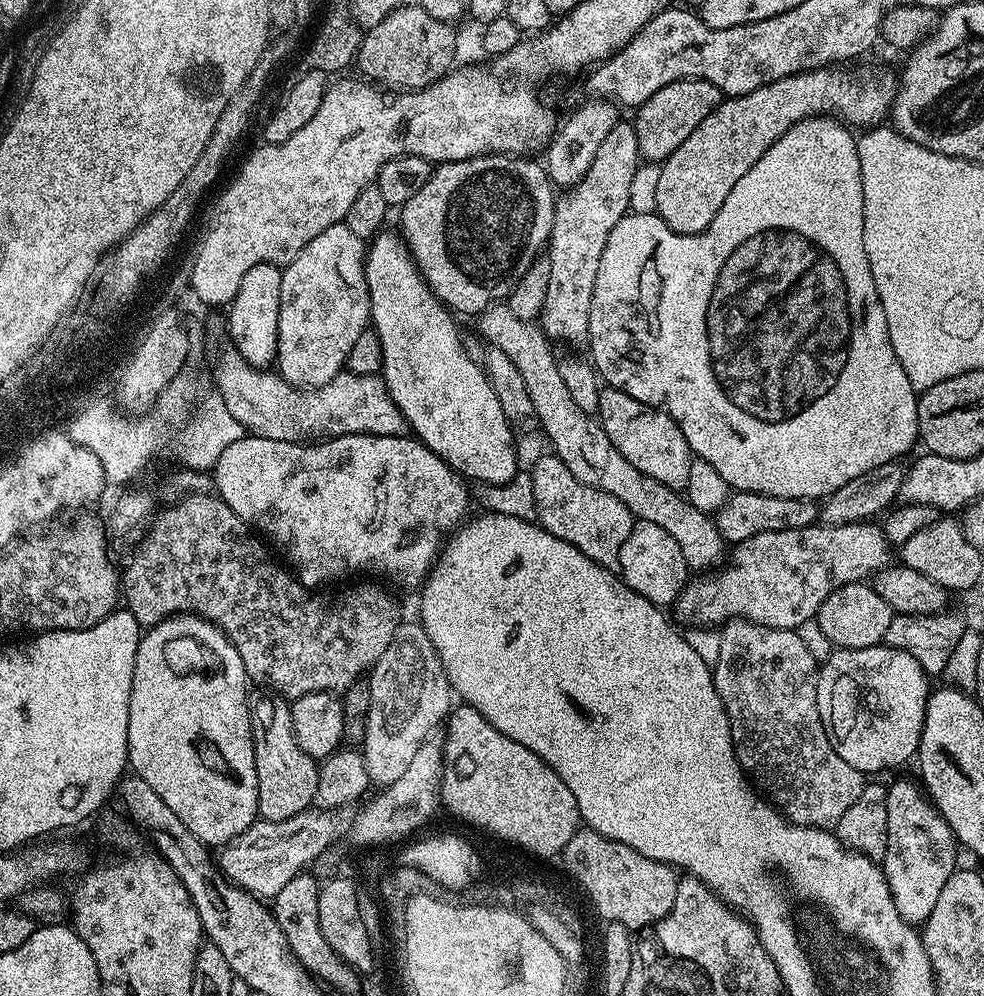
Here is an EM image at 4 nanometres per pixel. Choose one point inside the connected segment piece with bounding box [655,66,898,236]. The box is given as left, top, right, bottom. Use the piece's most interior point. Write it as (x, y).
(693, 182)

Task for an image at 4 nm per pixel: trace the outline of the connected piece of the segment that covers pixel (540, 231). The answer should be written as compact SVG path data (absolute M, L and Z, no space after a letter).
M493 154L491 156L474 156L465 160L449 160L447 164L436 164L426 186L422 186L422 190L418 190L418 194L414 194L414 198L410 198L410 202L399 205L399 235L404 237L404 243L408 246L408 253L412 255L412 261L416 264L416 268L422 274L424 281L430 286L430 290L444 303L445 308L453 313L465 312L466 315L476 318L484 313L490 305L507 301L512 292L512 287L516 285L516 280L522 278L522 274L547 249L558 196L554 191L552 179L548 177L547 167L543 163L535 164L532 160L535 159Z

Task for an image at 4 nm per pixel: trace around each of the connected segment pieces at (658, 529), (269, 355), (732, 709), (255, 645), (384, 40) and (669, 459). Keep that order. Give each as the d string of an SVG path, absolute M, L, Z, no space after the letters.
M636 520L626 542L622 542L618 575L626 582L626 586L630 586L630 590L642 594L642 598L646 598L651 604L672 606L689 582L690 569L686 558L682 558L682 550L678 550L678 542L674 542L674 538L670 538L670 534L662 530L662 526Z
M255 264L242 274L242 286L238 294L227 305L228 336L232 339L231 347L246 362L259 369L267 369L276 359L278 342L278 310L282 294L281 269L275 264Z
M738 619L729 620L723 625L720 632L720 649L718 650L718 662L712 668L714 686L724 703L724 709L728 712L728 721L732 727L732 741L736 747L736 757L744 768L744 775L749 777L757 789L770 801L772 807L779 810L791 824L806 826L807 828L835 829L836 823L850 810L850 805L856 801L858 794L862 794L866 783L865 773L854 770L850 762L842 762L830 742L828 732L824 728L822 718L818 714L818 662L810 650L806 650L806 642L802 642L799 631L790 628L771 628L761 624L749 624L748 621Z
M188 494L177 500L180 501L177 504L170 505L164 513L161 511L151 521L146 535L139 541L139 543L141 542L140 549L133 554L128 569L123 569L122 572L123 603L126 605L127 611L132 612L134 618L138 618L141 626L160 624L163 620L167 620L169 616L179 616L181 614L202 616L205 620L210 620L218 625L228 635L230 642L238 650L238 654L242 654L242 666L246 666L249 681L256 683L257 680L258 683L265 684L268 687L265 689L285 698L295 698L311 692L342 694L354 681L361 679L365 673L371 670L378 662L378 658L382 658L382 654L386 654L386 646L390 646L396 629L402 623L400 608L396 605L395 598L386 589L379 588L376 584L360 584L357 588L344 588L341 592L324 592L325 590L306 588L283 563L280 563L281 565L276 564L277 557L275 555L272 557L268 553L269 545L253 529L244 524L242 518L234 515L230 510L230 506L226 506L226 502L220 499L219 496L215 494Z
M401 4L367 29L357 52L356 66L362 70L363 77L390 90L416 91L424 88L451 69L456 52L453 28L451 23L435 19L419 4Z
M604 386L600 389L598 423L634 470L654 478L654 482L662 482L662 486L683 490L694 457L682 430L678 430L674 418L663 407L643 404L622 390Z

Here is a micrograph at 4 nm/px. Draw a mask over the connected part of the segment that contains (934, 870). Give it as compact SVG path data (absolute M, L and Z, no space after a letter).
M896 780L887 785L888 845L882 867L898 914L908 924L922 926L930 918L934 902L942 895L942 886L957 871L958 841L944 815L929 800L927 791L913 780Z

